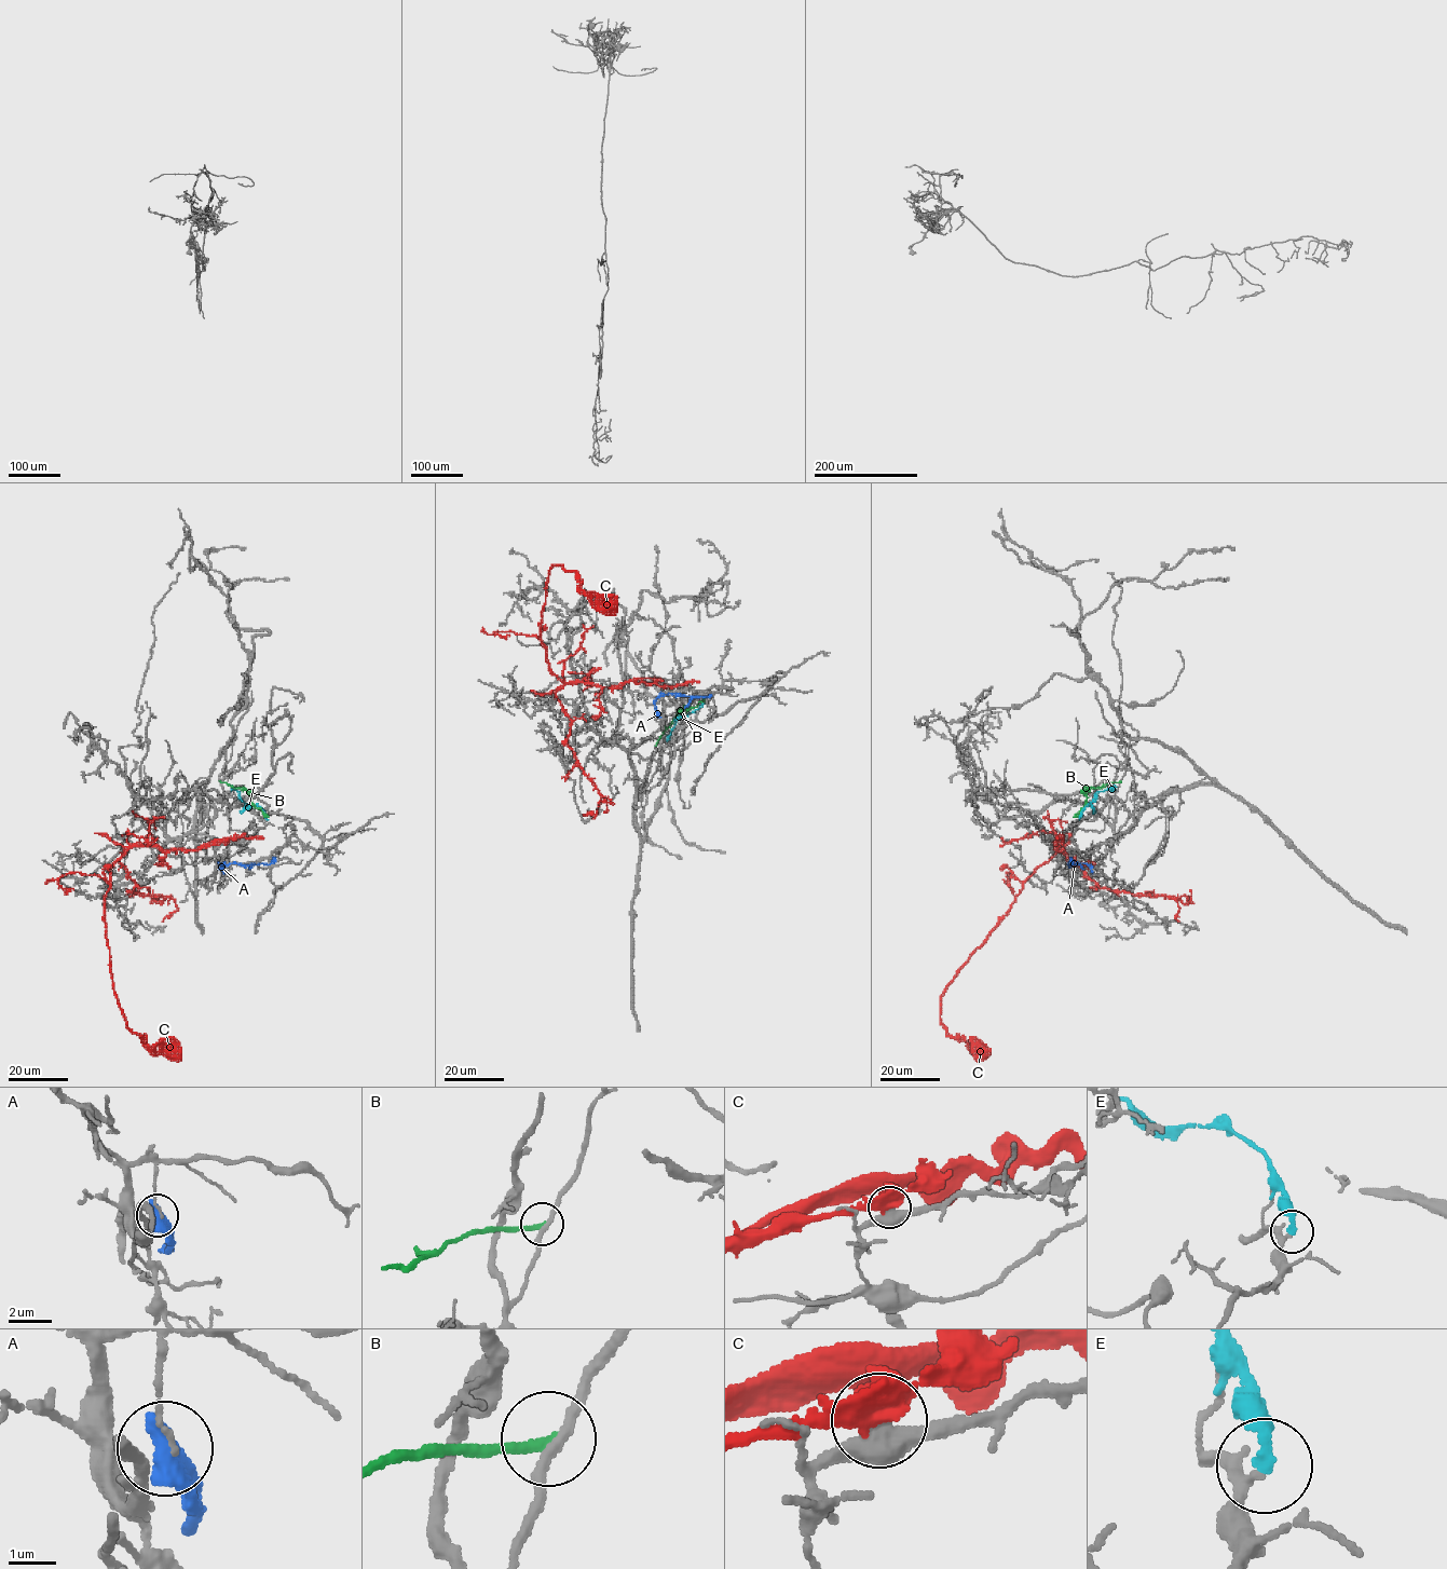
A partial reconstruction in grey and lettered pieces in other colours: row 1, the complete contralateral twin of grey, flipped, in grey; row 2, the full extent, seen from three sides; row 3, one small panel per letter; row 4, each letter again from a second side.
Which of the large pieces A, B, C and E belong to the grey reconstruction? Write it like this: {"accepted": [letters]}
{"accepted": []}

